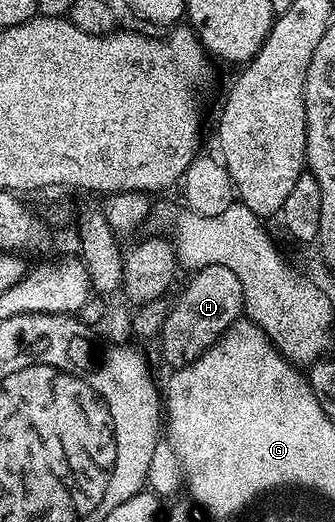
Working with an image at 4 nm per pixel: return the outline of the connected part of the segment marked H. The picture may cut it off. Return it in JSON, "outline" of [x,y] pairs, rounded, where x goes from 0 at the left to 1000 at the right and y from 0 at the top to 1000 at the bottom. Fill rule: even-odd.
{"outline":[[[612,508],[603,515],[576,517],[570,531],[579,533],[558,542],[555,556],[531,569],[531,579],[516,579],[478,636],[484,684],[507,697],[507,703],[573,697],[597,680],[609,680],[609,672],[621,672],[621,665],[645,659],[713,615],[728,600],[716,534],[704,534],[701,523],[681,519],[681,511],[666,508]]]}

